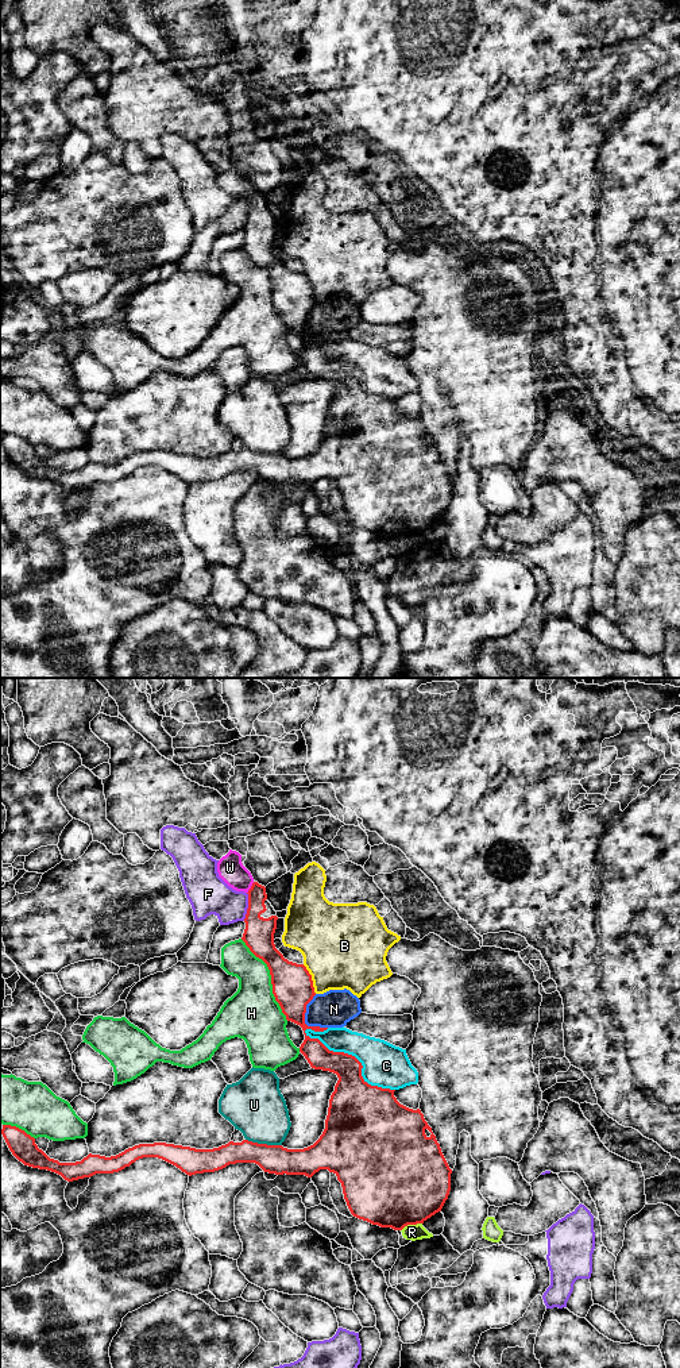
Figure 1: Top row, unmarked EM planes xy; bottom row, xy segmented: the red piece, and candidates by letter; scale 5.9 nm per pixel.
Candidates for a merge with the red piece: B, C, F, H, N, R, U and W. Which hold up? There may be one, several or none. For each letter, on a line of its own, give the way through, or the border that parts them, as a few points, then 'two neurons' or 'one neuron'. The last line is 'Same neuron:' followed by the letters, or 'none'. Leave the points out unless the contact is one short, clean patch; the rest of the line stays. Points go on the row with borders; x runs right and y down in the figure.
B: border xy (302, 964), (310, 975), (316, 993); two neurons
C: two neurons
F: two neurons
H: two neurons
N: border xy (316, 994), (306, 1005), (305, 1022), (327, 1028); two neurons
R: two neurons
U: border xy (246, 1139), (254, 1143), (281, 1145); two neurons
W: way xy (257, 928), (251, 887), (230, 867); one neuron
Same neuron: W

